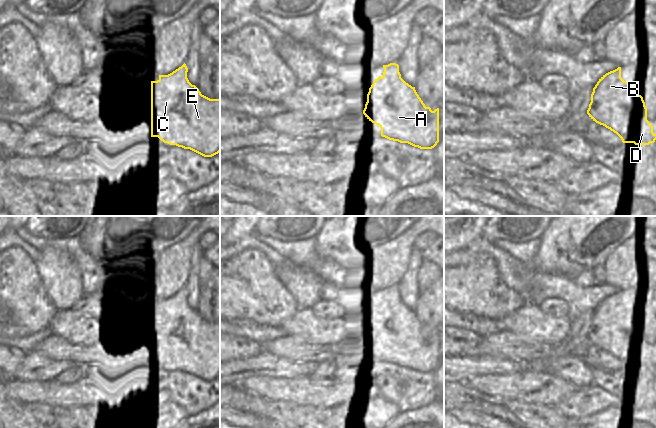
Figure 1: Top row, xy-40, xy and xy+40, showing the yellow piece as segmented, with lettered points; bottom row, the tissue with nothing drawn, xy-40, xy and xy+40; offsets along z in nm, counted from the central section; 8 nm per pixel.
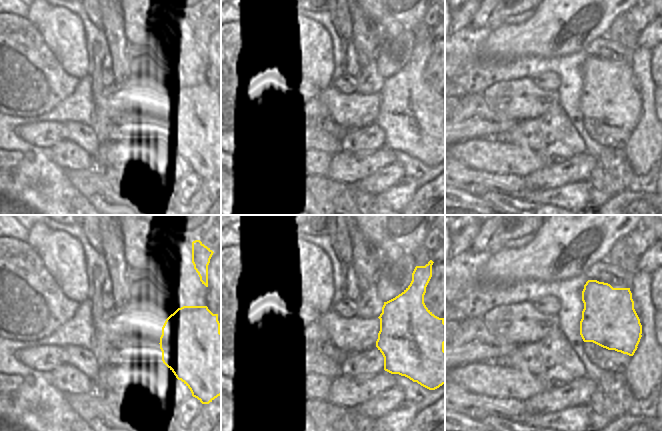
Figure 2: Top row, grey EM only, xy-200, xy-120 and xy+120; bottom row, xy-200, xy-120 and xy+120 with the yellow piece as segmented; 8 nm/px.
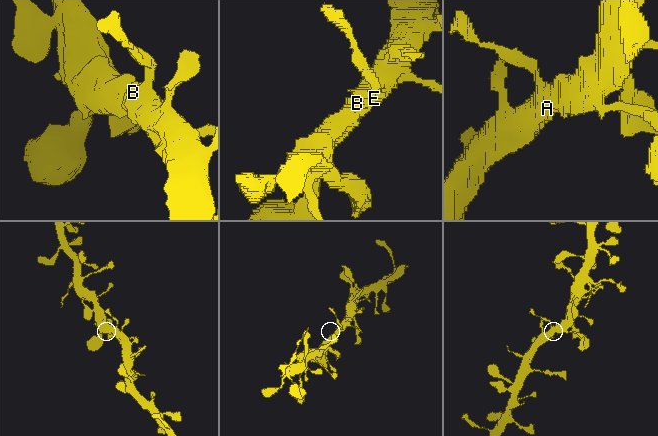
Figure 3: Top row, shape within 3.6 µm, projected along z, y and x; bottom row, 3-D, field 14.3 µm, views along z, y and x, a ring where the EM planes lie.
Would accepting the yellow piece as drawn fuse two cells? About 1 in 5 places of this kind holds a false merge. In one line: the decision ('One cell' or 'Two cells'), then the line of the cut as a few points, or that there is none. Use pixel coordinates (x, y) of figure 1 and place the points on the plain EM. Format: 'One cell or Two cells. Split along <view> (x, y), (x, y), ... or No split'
One cell. No split.

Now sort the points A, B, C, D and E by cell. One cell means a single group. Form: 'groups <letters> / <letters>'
groups A B C D E

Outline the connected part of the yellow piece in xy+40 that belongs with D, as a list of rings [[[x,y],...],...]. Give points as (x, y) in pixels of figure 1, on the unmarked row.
[[[621,291],[606,297],[599,303],[593,312],[587,338],[596,347],[616,357],[623,367],[649,369],[656,364],[653,350],[647,344],[647,332],[643,321],[635,315],[630,307],[621,302]]]

